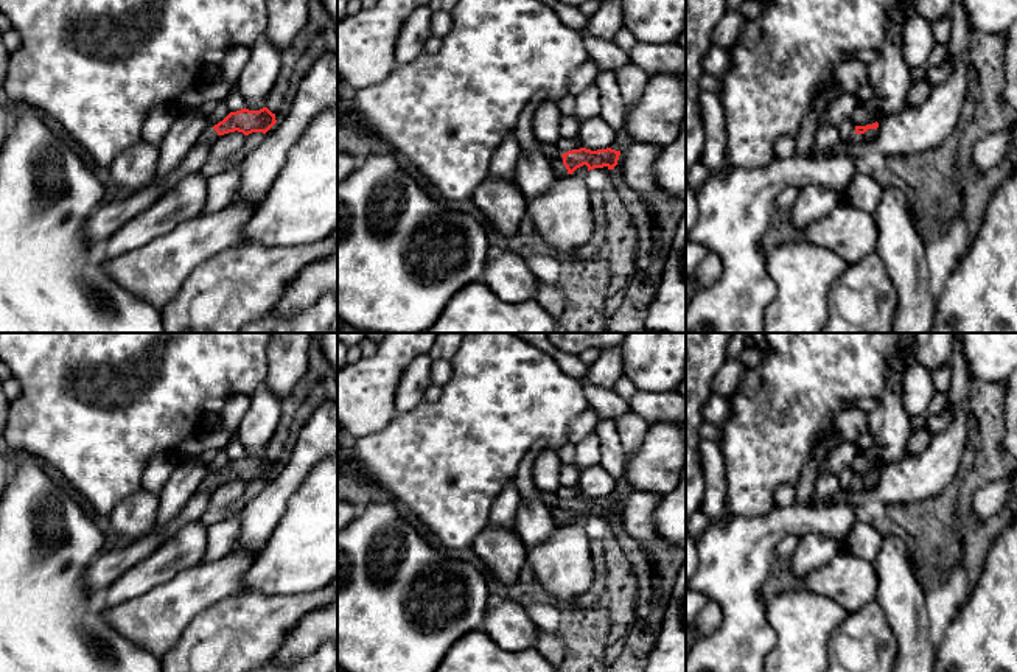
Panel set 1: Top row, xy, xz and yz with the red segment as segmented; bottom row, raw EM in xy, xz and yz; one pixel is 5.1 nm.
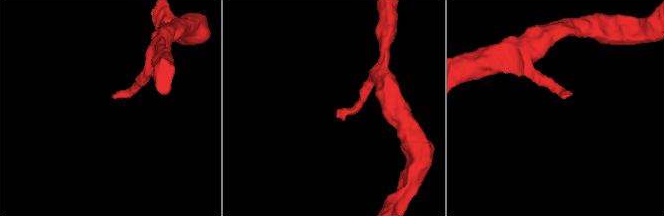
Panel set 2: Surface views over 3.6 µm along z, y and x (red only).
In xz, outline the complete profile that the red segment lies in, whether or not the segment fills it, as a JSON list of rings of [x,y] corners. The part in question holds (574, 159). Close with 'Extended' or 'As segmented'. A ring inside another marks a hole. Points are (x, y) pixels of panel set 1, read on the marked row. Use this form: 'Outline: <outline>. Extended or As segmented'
Outline: [[[586,148],[572,149],[564,154],[558,160],[554,162],[554,173],[557,177],[563,177],[566,174],[572,174],[577,168],[586,165],[588,171],[594,168],[603,168],[614,170],[617,165],[620,151],[606,148],[606,149],[597,149],[591,151]]]. Extended

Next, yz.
Outline: [[[879,123],[855,126],[855,132],[851,135],[851,142],[860,143],[863,138],[872,140],[877,135]]]. Extended

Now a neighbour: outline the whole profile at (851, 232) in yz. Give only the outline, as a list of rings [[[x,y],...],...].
[[[840,201],[829,216],[809,224],[802,238],[834,250],[851,266],[875,252],[877,224],[874,215]]]

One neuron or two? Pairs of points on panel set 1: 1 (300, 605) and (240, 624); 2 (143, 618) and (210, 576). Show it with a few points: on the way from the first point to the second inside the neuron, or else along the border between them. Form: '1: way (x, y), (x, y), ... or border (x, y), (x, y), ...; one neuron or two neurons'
1: way (285, 621), (282, 624), (255, 624); one neuron
2: way (160, 616), (193, 590); one neuron

